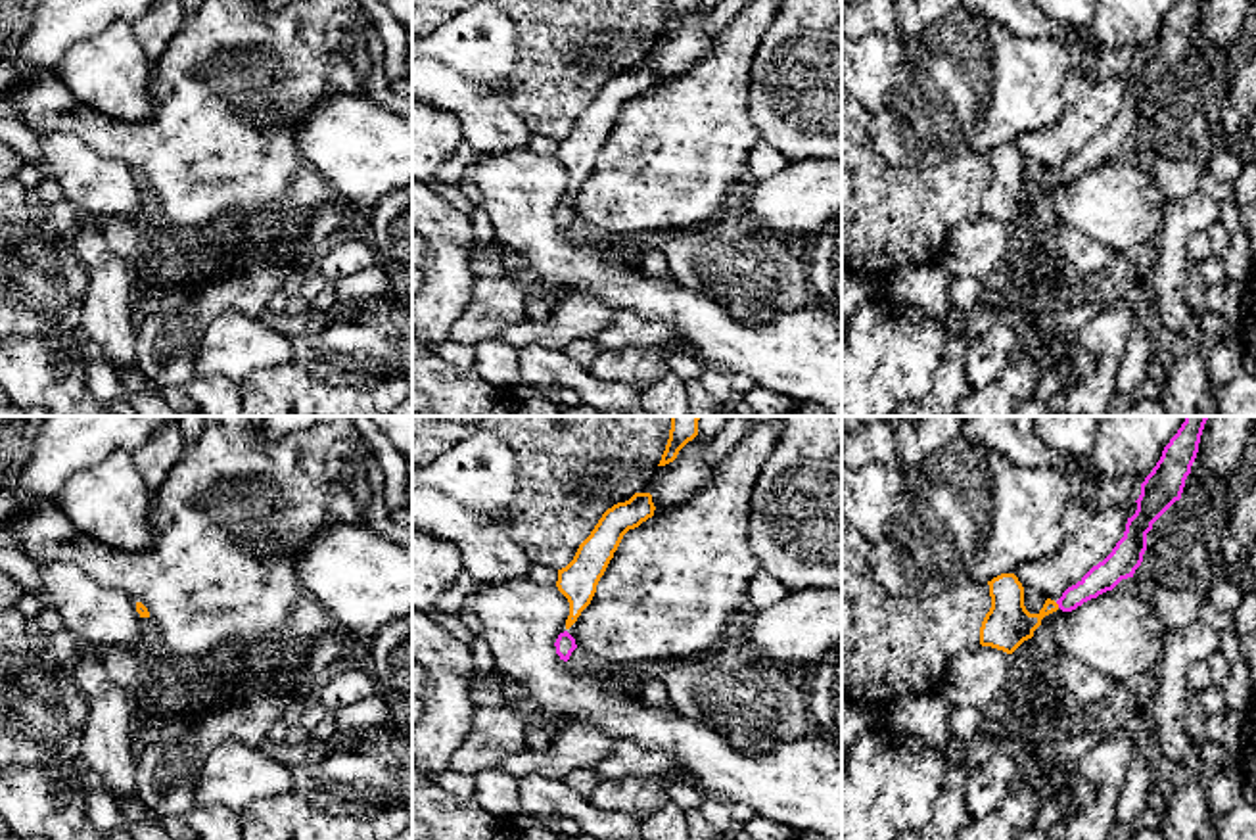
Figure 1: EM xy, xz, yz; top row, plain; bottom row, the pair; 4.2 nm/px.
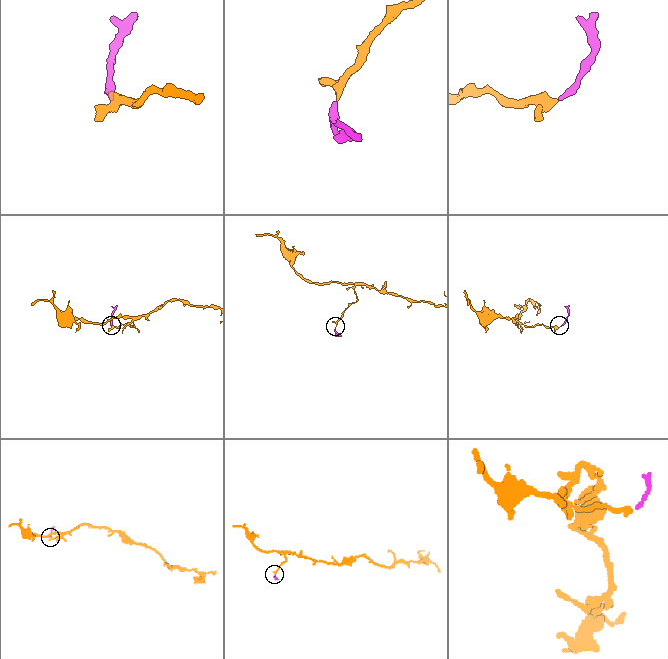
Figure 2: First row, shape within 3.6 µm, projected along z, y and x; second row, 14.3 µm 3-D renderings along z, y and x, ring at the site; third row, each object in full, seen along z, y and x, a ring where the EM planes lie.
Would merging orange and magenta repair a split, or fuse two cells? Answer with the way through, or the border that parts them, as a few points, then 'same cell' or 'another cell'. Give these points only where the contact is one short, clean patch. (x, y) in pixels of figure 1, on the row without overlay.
runs through yz (1007, 194), (1032, 192), (1057, 175), (1067, 173), (1105, 146); same cell

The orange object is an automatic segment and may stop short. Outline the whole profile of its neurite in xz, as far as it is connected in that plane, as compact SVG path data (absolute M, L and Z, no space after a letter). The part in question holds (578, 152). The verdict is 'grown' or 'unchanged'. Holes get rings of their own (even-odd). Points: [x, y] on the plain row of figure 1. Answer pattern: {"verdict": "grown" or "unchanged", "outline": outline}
{"verdict": "unchanged", "outline": "M635 63L629 71L614 75L579 115L573 130L558 140L556 157L570 173L566 199L570 199L591 175L596 155L623 105L652 88L654 81L656 77L650 63Z"}

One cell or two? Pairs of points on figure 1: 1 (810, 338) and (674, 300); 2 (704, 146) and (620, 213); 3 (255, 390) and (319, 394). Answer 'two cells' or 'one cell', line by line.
1: one cell
2: one cell
3: one cell

